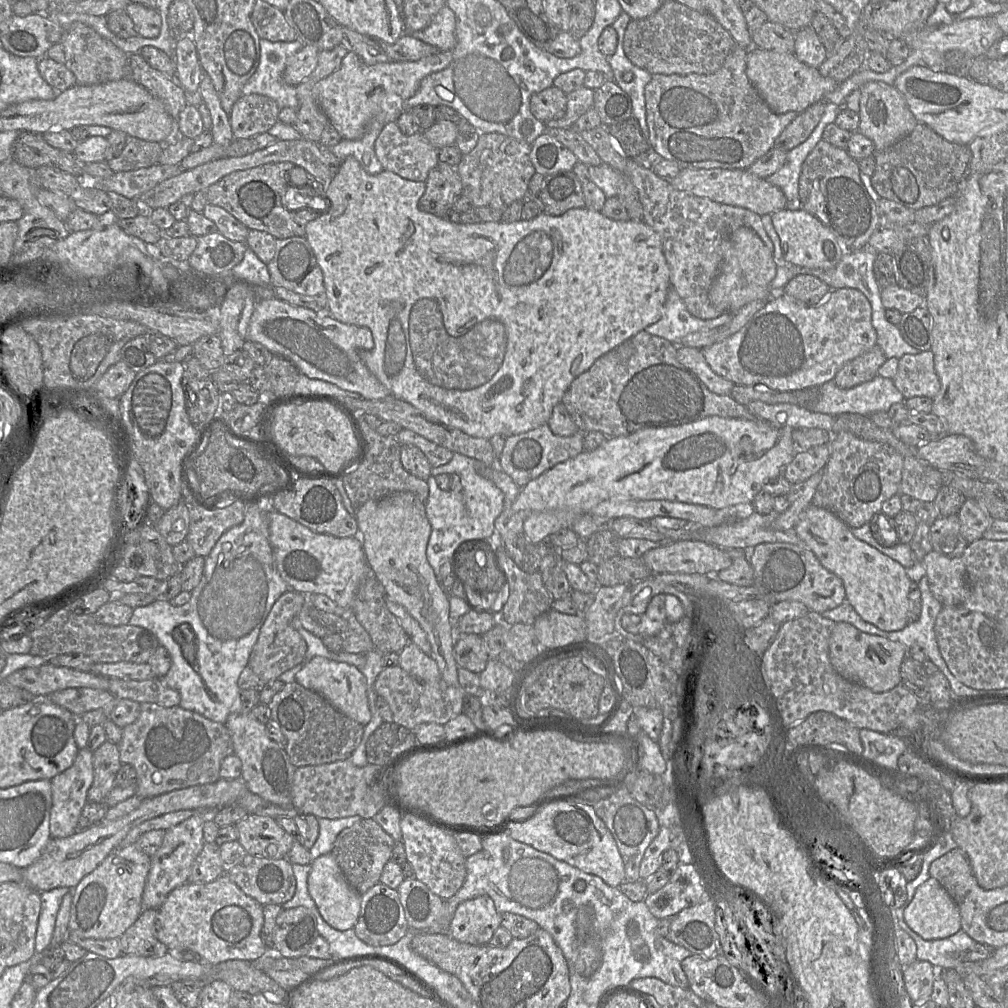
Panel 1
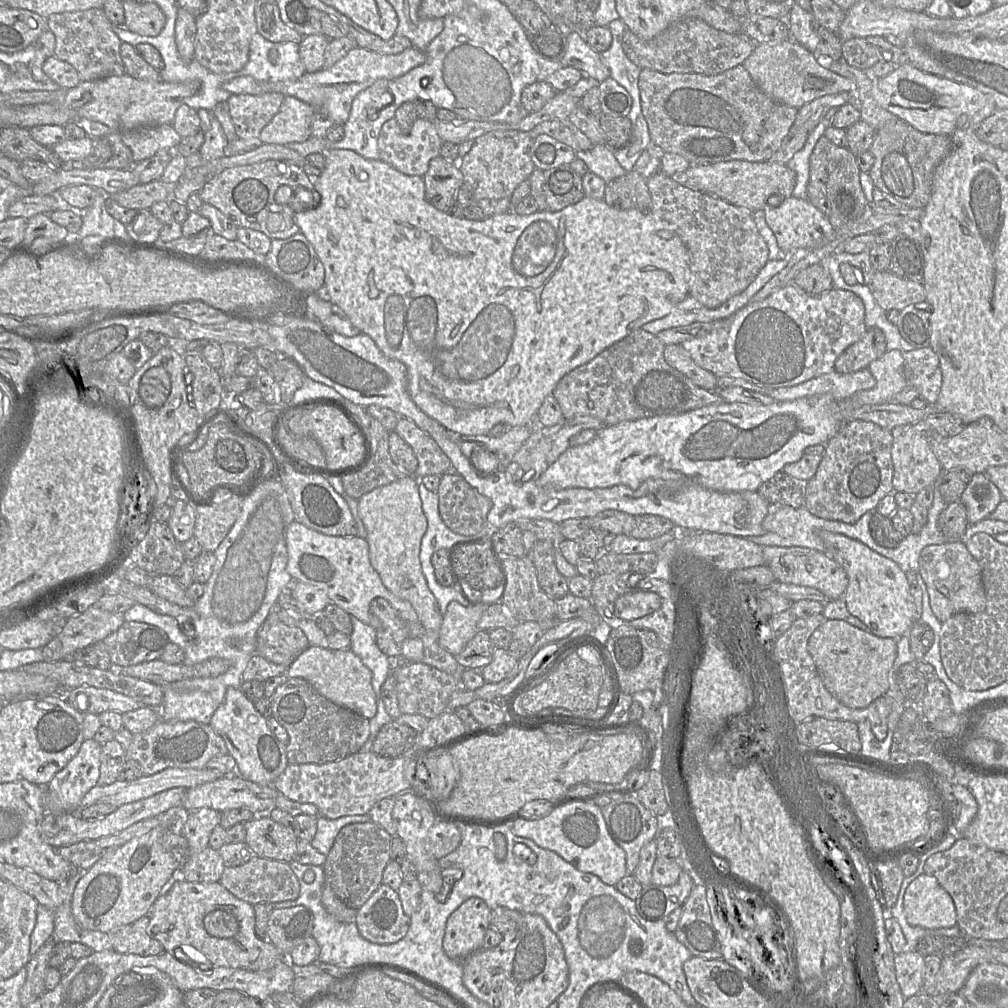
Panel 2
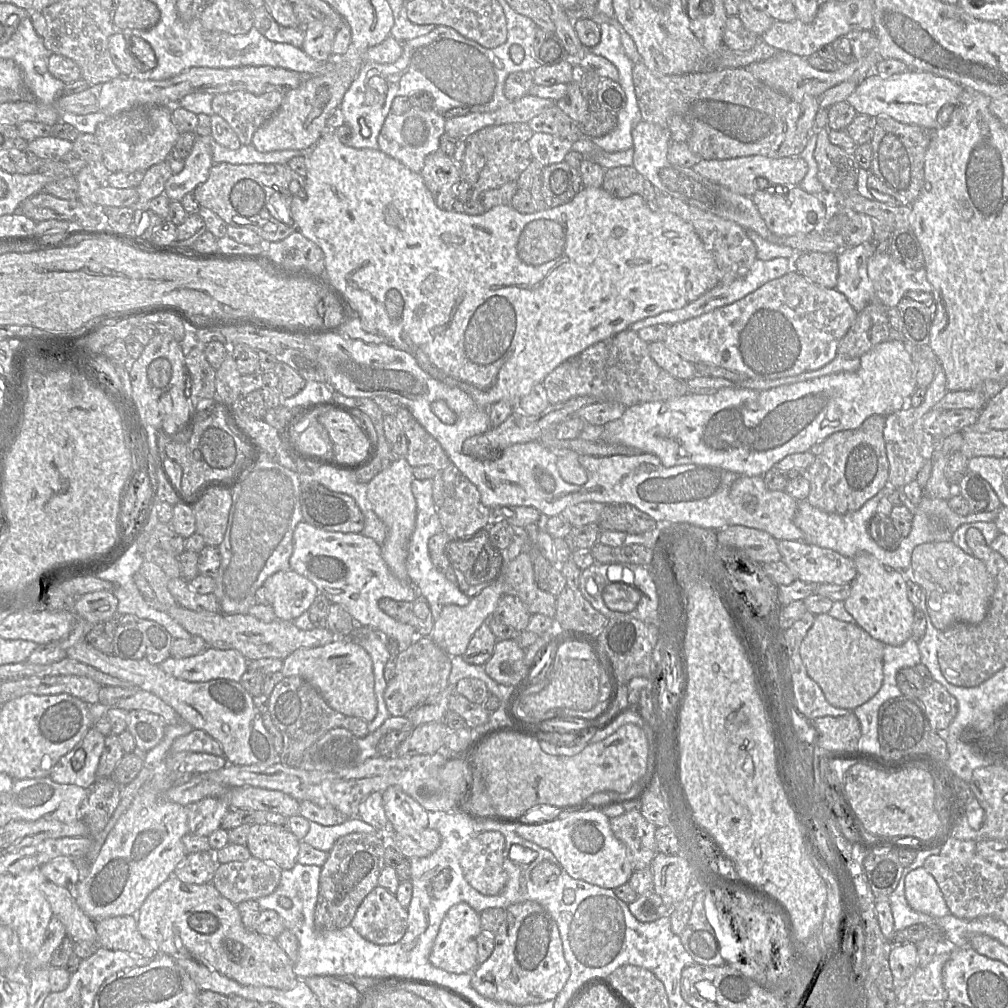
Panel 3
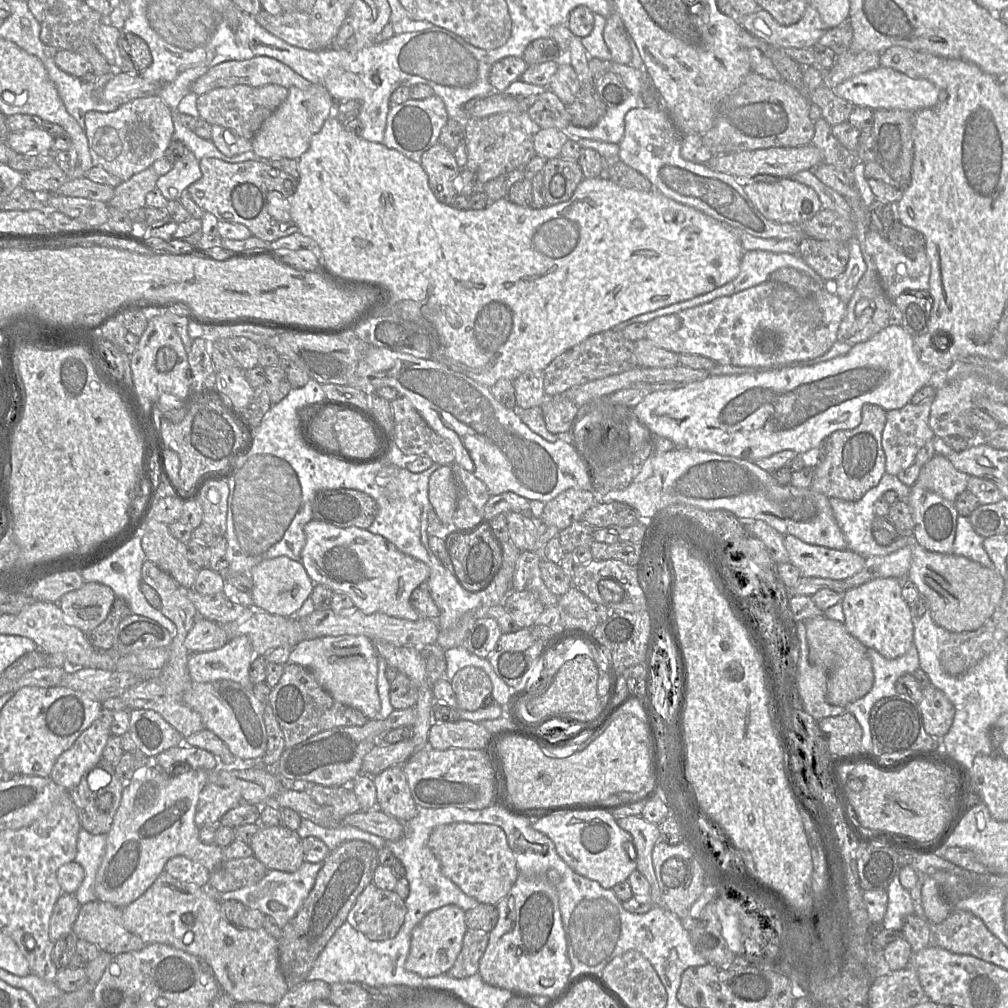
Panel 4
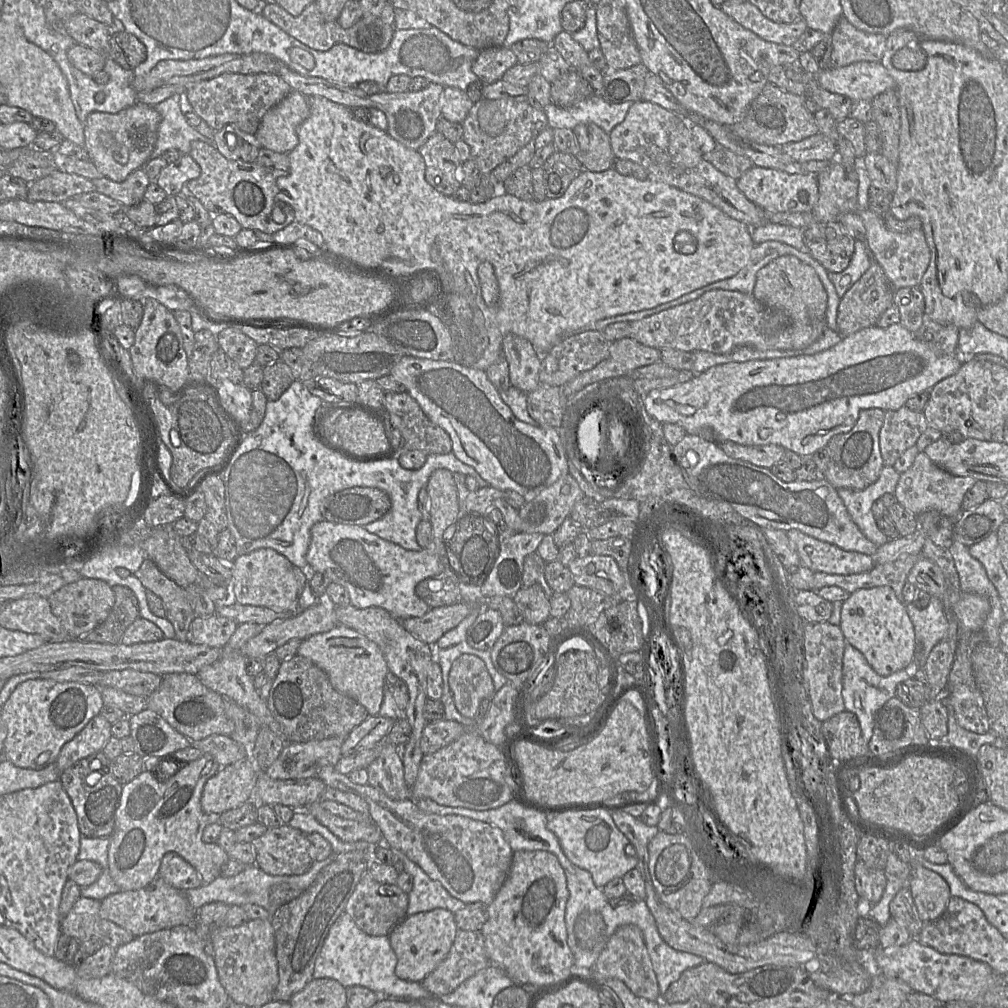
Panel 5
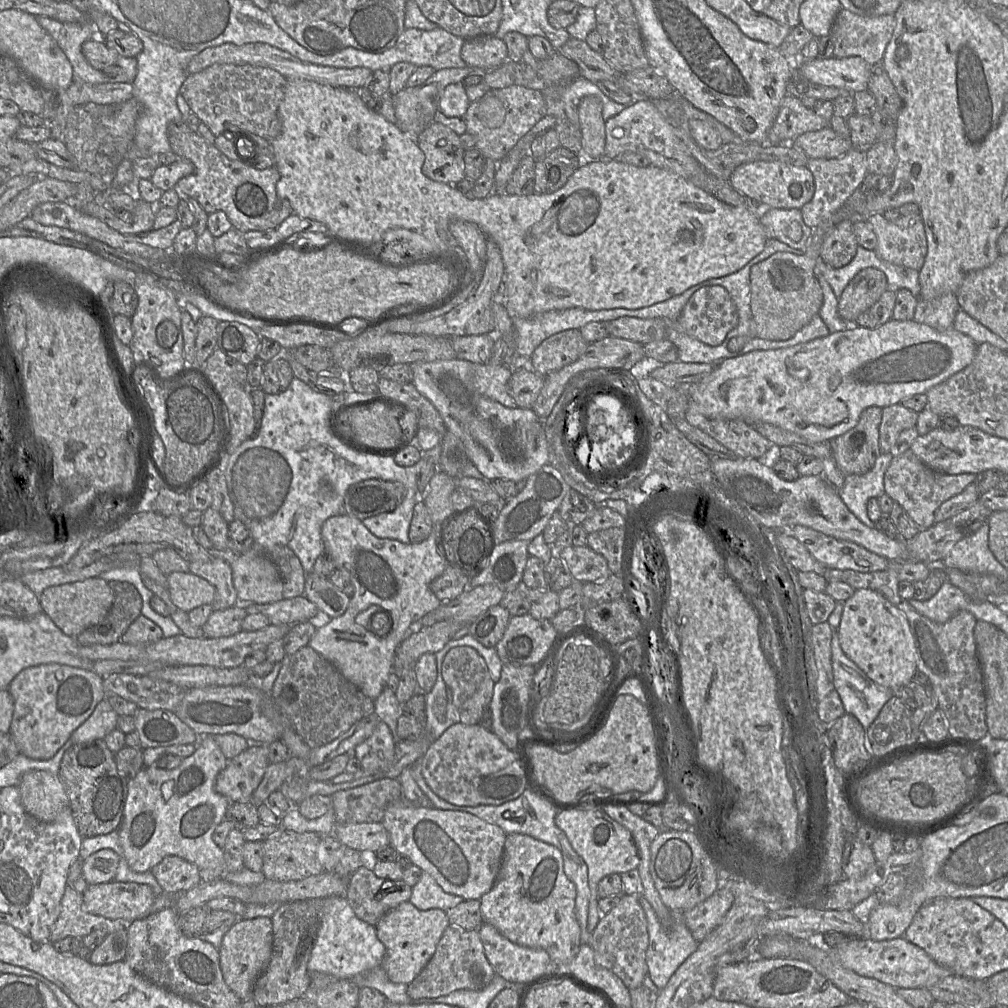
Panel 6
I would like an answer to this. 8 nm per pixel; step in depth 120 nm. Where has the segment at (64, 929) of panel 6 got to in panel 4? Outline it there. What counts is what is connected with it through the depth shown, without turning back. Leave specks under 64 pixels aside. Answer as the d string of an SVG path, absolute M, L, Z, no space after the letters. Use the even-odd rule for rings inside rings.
M97 899L81 906L72 931L78 939L93 943L111 955L138 951L146 945L125 928L122 908Z

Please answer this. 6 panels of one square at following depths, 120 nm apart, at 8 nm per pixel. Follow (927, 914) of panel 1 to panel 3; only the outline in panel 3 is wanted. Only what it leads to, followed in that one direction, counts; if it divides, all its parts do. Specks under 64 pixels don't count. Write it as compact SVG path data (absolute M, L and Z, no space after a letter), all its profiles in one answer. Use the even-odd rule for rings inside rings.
M923 867L907 874L905 898L913 910L928 914L933 918L950 914L935 878Z

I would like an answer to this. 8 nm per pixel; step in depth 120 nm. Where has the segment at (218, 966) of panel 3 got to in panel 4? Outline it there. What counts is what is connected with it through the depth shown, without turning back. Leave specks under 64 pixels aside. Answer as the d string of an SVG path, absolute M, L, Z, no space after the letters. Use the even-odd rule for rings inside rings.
M163 871L138 899L122 908L122 918L125 928L138 935L146 944L165 944L205 962L221 991L237 1003L260 1002L274 1006L289 990L280 969L278 940L264 927L251 930L232 925L225 919L219 905L220 901L207 887L183 883Z

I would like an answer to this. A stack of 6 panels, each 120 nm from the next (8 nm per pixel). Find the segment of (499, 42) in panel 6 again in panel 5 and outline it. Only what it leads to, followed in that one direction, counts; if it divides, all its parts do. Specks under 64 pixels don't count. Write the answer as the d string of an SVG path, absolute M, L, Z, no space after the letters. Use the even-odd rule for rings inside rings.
M488 47L480 50L472 70L483 84L491 84L502 80L505 72L516 64L517 57L511 48Z

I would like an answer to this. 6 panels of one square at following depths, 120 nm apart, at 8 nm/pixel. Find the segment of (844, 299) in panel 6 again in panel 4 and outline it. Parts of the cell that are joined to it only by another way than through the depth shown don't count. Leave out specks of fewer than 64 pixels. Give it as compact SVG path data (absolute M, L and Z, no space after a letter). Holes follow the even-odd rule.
M866 241L861 243L860 248L867 265L867 270L858 282L852 298L847 303L846 314L837 333L837 339L851 347L871 339L881 330L888 327L890 310L895 306L894 302L887 297L881 286L877 267L868 252Z

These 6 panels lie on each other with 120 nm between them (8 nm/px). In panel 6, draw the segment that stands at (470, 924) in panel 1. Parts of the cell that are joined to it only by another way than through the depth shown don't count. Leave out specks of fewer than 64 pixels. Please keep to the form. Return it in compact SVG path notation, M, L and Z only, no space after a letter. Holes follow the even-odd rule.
M409 900L388 911L375 928L378 939L386 948L382 967L389 980L406 985L411 983L435 953L437 944L449 925L445 911L437 908L419 910Z

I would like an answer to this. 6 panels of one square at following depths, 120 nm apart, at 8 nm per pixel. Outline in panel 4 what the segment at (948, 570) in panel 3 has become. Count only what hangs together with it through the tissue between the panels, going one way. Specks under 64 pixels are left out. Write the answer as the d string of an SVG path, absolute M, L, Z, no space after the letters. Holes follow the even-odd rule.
M915 543L907 579L926 597L934 622L951 632L974 631L994 613L1005 591L1005 581L994 568L990 569L966 557L931 552Z

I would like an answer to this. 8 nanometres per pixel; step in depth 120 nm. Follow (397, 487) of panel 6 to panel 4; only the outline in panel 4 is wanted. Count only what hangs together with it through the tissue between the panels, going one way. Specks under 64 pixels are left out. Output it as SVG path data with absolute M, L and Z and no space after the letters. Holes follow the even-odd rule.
M352 489L321 490L312 502L313 519L338 528L368 529L378 513L376 501Z

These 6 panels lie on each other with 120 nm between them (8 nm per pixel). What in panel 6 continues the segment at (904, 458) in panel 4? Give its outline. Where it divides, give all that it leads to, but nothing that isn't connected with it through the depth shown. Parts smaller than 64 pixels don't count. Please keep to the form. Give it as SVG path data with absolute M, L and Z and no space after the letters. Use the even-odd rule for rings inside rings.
M901 404L882 408L882 421L879 427L879 445L881 453L890 453L899 434L909 428L916 427L918 413Z

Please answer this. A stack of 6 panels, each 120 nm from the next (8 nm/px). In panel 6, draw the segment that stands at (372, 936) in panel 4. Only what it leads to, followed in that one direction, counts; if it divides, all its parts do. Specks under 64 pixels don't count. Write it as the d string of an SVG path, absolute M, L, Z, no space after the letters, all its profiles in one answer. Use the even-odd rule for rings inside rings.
M369 862L351 875L345 897L359 919L376 926L388 911L408 901L411 893L412 887L402 879L378 877Z

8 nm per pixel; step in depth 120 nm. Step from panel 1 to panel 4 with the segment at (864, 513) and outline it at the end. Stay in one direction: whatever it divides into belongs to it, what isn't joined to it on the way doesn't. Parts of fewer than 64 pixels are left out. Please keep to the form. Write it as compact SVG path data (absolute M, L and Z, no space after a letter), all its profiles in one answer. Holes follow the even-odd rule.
M866 404L862 407L859 426L832 433L823 444L822 458L814 467L810 488L828 498L857 501L877 486L886 473L886 458L881 444L885 422L885 410L877 405Z

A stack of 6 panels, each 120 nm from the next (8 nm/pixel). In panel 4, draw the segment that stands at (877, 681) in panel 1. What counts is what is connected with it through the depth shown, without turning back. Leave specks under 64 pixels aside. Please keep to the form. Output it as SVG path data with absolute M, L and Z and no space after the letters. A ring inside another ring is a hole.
M825 615L806 621L806 637L809 661L820 666L826 675L826 699L828 703L845 707L862 697L872 688L874 674L867 647L853 637L845 625Z

